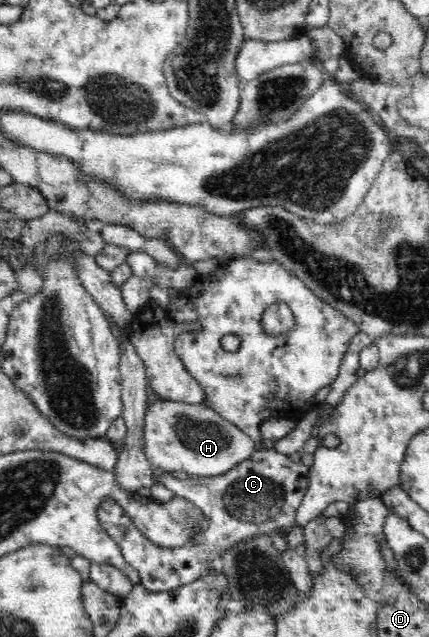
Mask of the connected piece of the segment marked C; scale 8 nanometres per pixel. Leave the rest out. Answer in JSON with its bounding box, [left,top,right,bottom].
[98,446,309,592]

